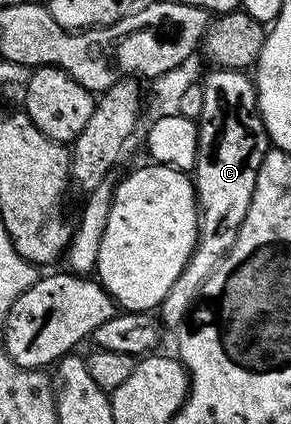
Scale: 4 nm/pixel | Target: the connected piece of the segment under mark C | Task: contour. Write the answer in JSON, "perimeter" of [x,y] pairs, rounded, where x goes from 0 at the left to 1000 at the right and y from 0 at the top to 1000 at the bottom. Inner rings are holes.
{"perimeter":[[[729,160],[718,172],[725,175],[691,191],[701,243],[677,278],[684,344],[663,401],[670,479],[684,486],[684,559],[670,568],[670,590],[656,594],[643,625],[622,639],[622,649],[608,649],[608,667],[595,667],[595,677],[581,677],[581,696],[567,696],[560,717],[540,731],[543,755],[564,769],[570,764],[625,769],[646,755],[656,731],[680,712],[684,689],[704,658],[718,658],[718,649],[732,649],[739,632],[766,618],[766,604],[801,583],[801,573],[828,545],[828,526],[856,498],[856,479],[869,469],[883,403],[924,356],[924,330],[911,290],[890,267],[873,189],[832,163]]]}

